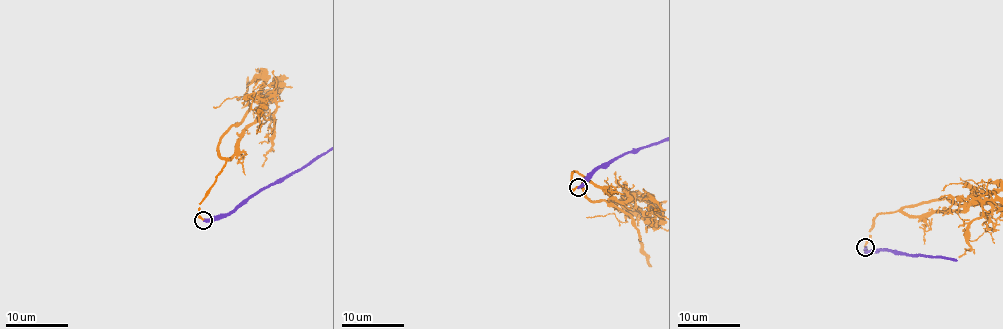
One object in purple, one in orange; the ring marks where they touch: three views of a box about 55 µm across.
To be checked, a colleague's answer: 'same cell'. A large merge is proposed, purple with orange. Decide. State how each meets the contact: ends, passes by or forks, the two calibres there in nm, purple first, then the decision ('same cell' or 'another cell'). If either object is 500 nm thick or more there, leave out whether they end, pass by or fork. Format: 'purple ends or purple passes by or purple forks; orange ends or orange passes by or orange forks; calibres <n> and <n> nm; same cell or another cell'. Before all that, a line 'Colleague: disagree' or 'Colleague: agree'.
Colleague: disagree
purple ends; orange ends; calibres 400 and 240 nm; another cell

